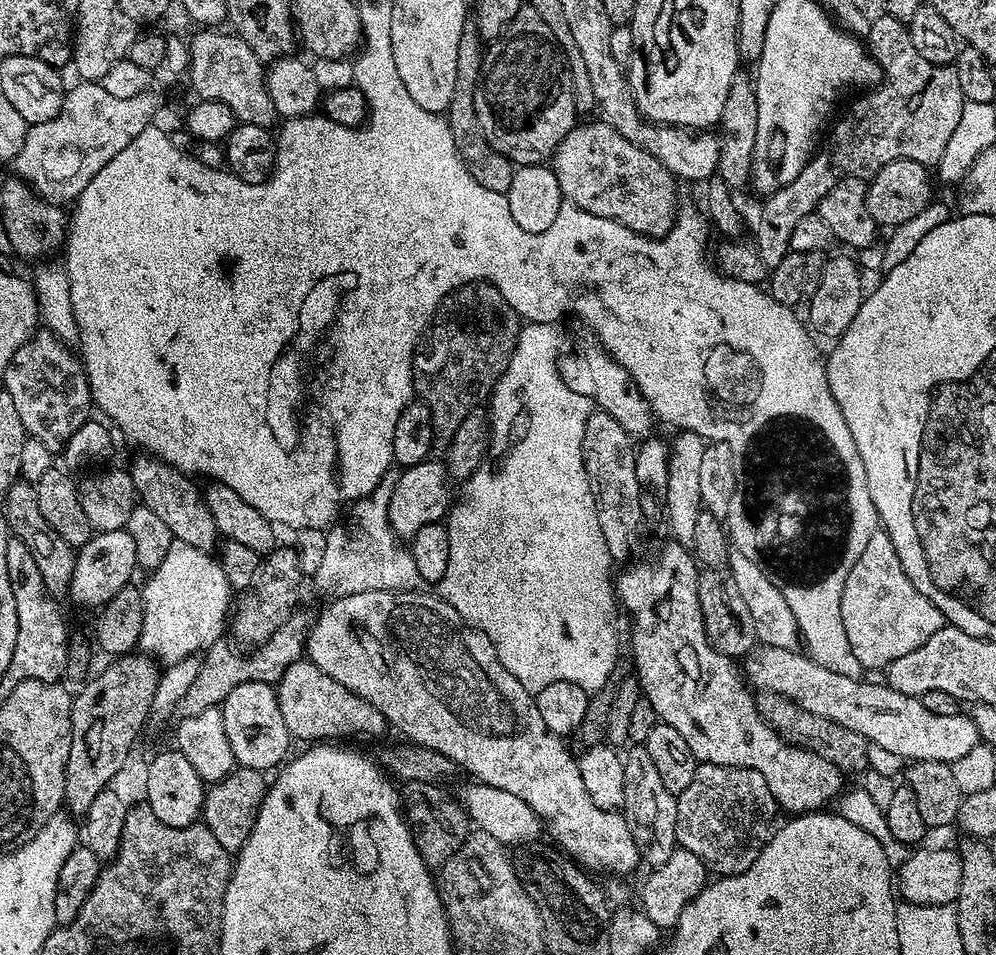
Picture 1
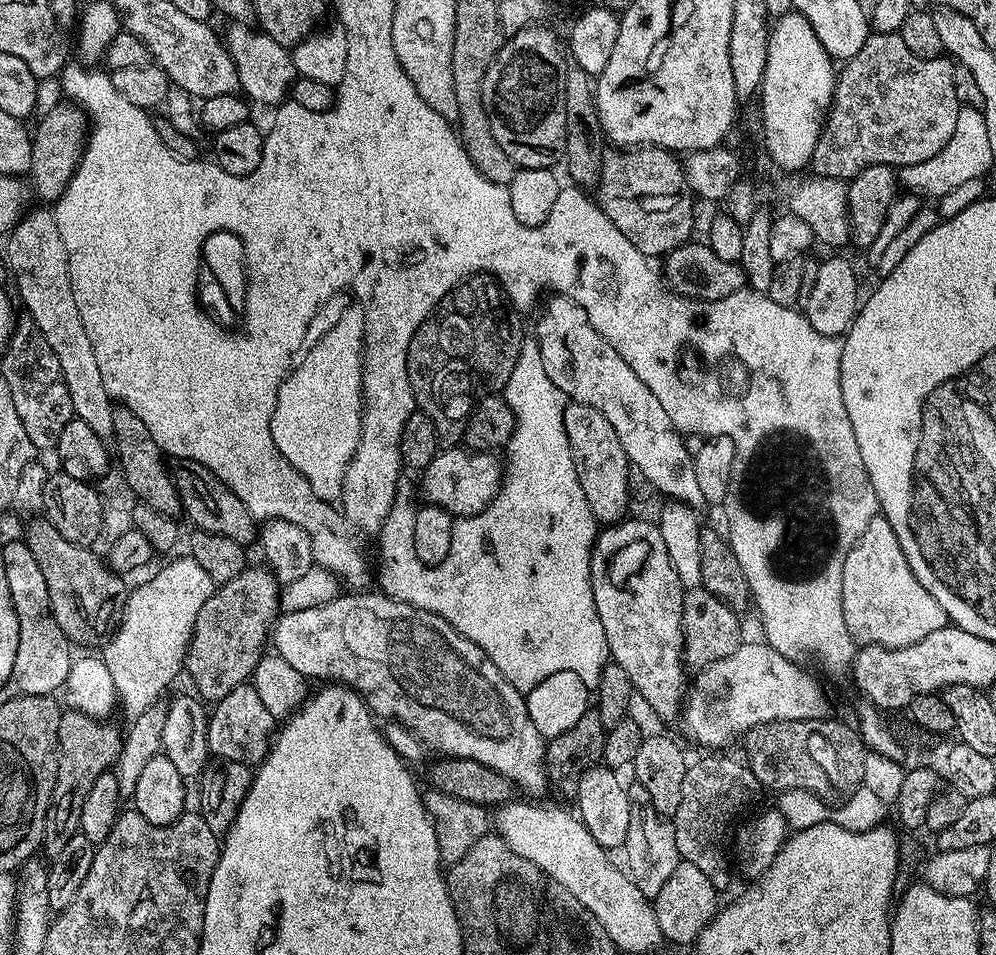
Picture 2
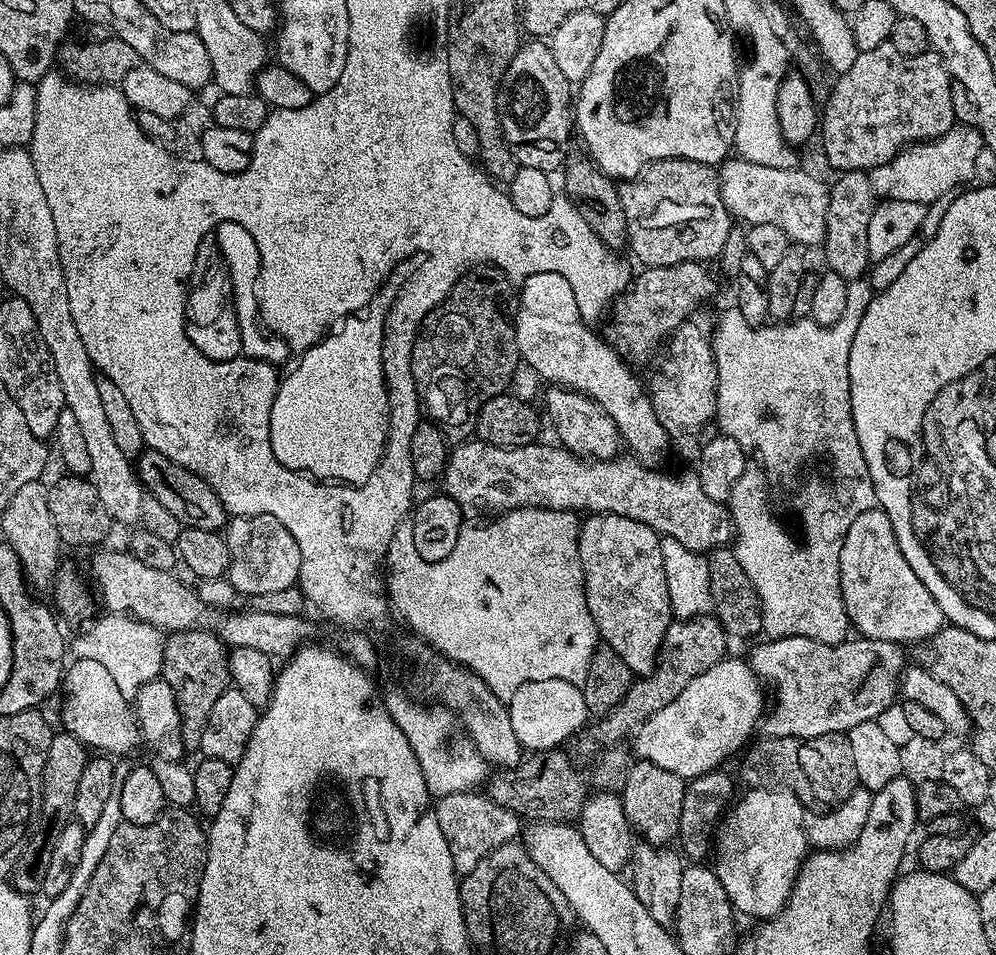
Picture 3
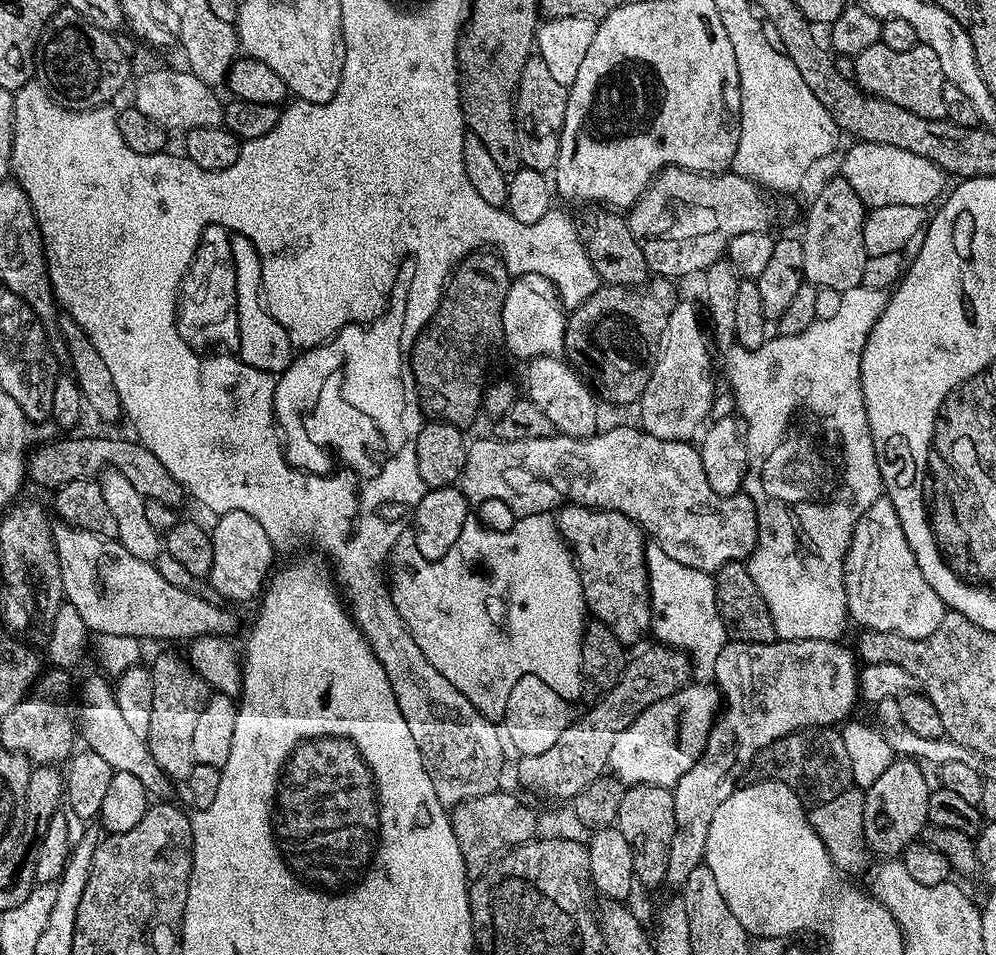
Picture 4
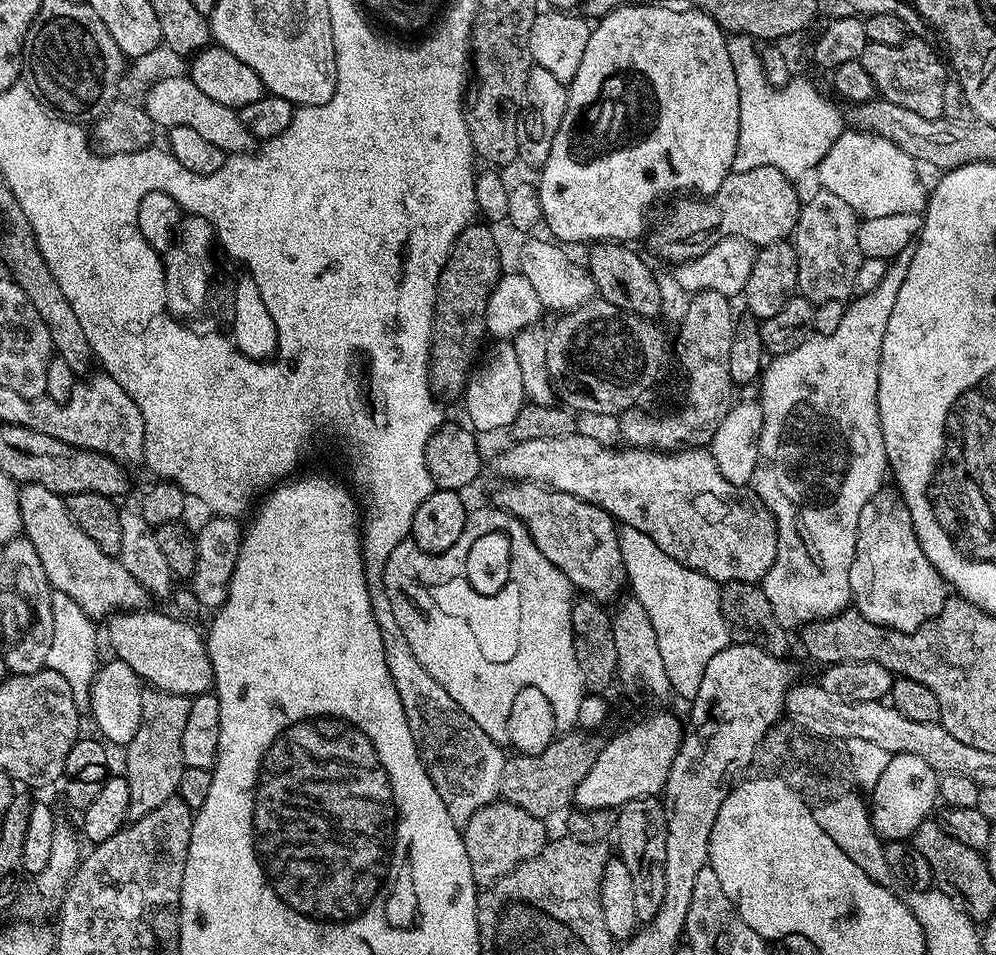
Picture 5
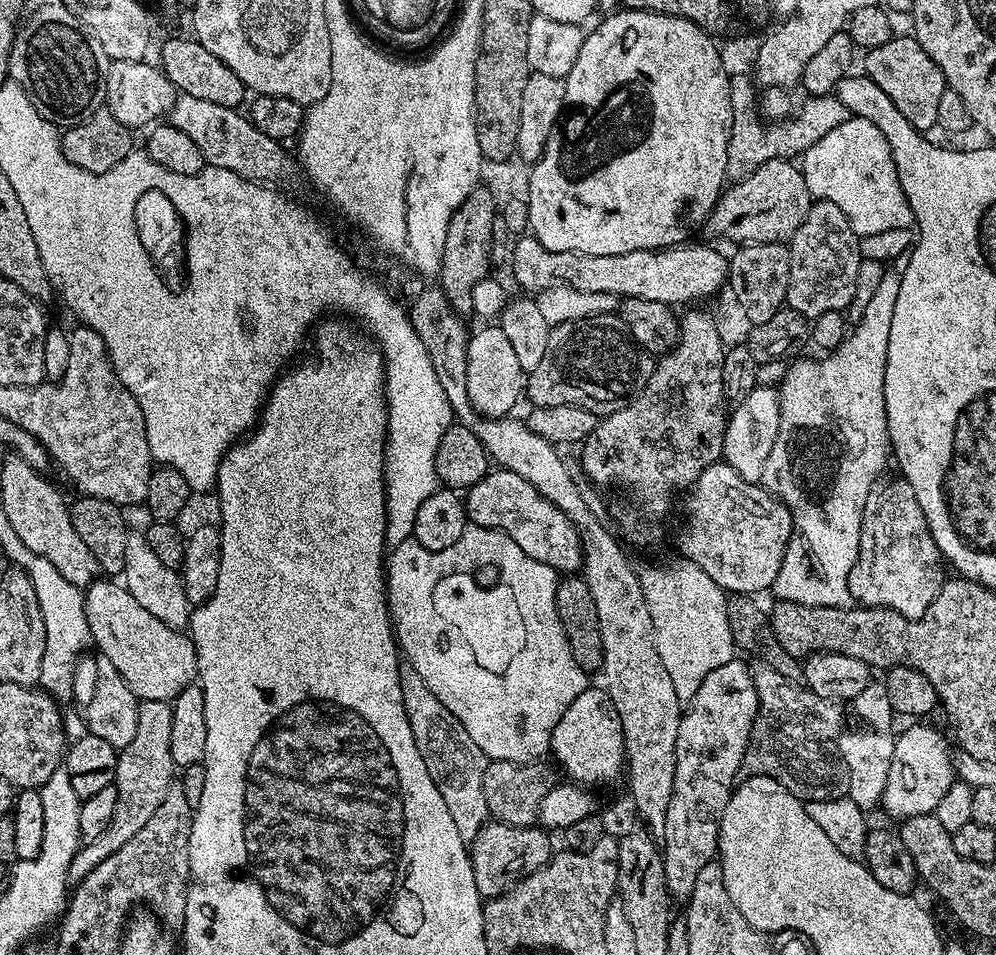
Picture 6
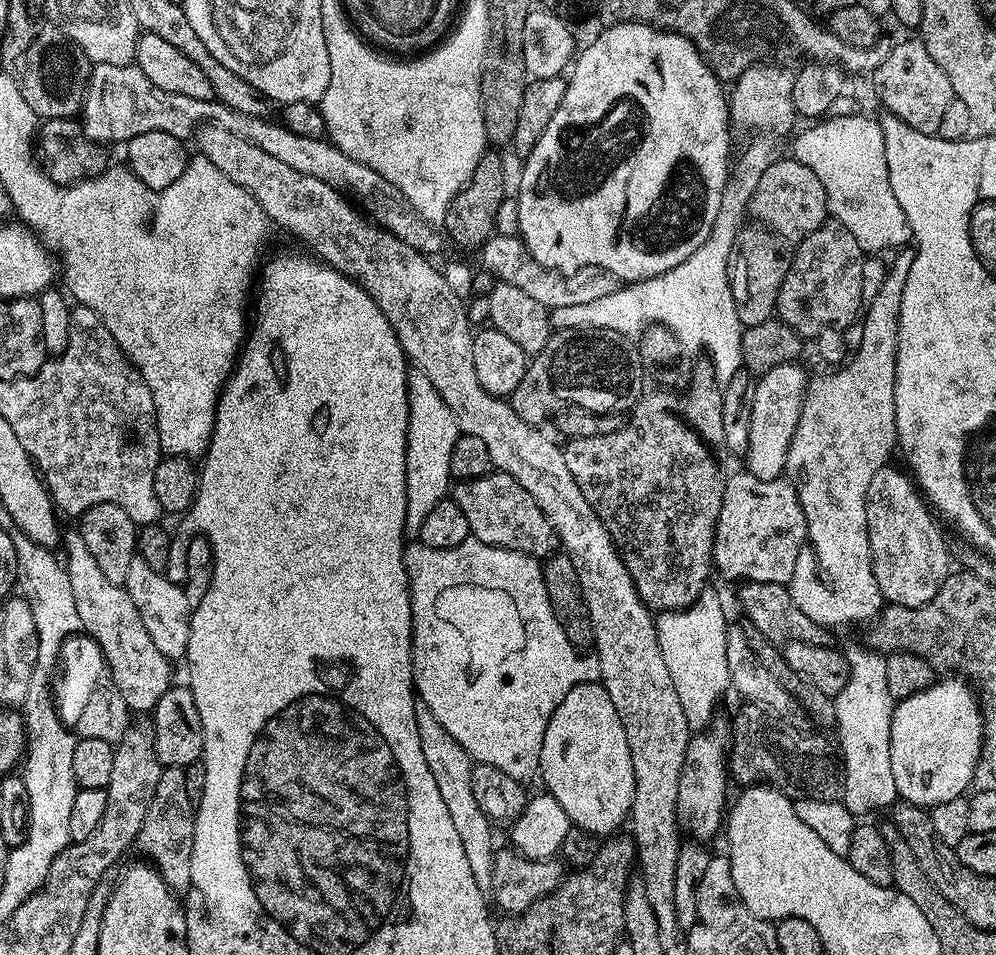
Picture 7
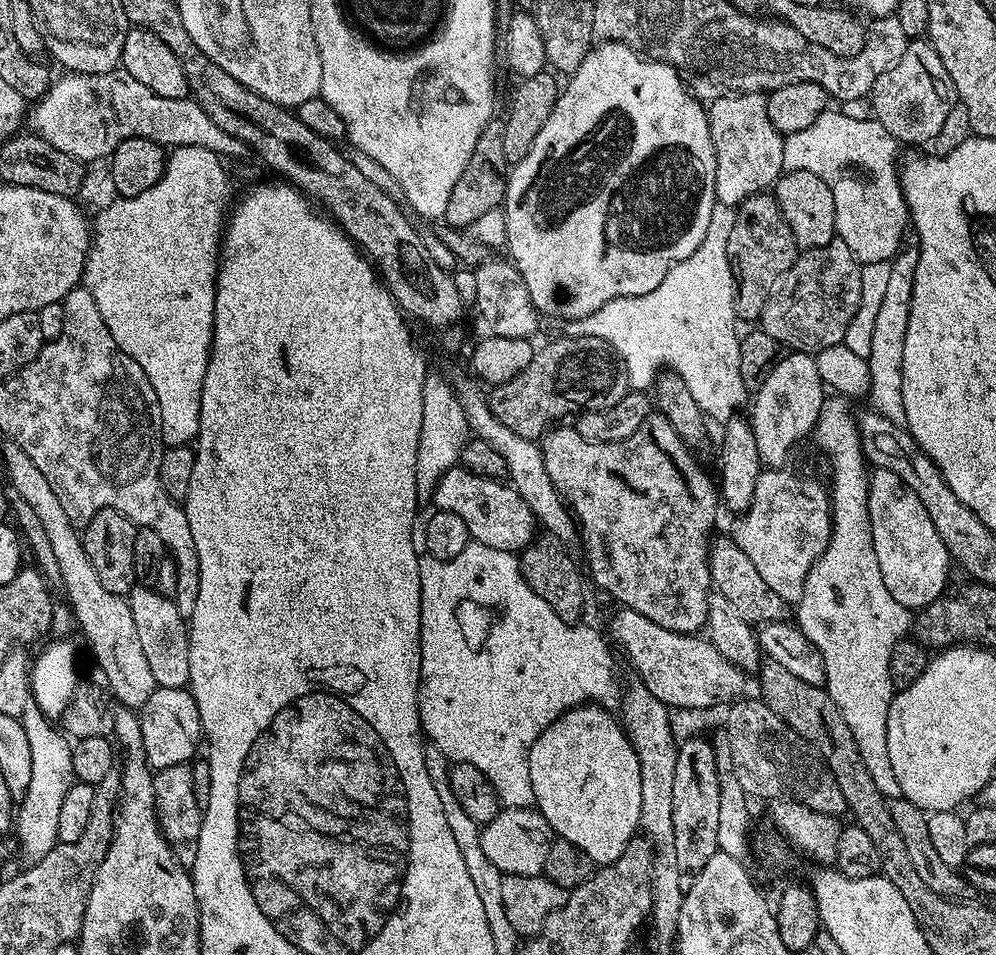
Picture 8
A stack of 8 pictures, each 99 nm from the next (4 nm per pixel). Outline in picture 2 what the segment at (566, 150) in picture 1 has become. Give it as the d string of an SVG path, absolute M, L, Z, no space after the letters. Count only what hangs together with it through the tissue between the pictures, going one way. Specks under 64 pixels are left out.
M641 146L605 155L596 187L597 204L642 254L663 258L693 239L692 200L684 165L667 148Z

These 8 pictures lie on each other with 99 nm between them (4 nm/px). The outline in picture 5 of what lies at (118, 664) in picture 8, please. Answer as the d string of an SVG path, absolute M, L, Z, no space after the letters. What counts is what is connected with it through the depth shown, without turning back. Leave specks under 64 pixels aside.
M141 610L139 612L121 612L109 619L108 640L112 643L115 659L126 662L136 675L140 676L145 685L151 686L157 692L169 692L175 696L195 698L213 687L212 658L208 653L205 637L195 627L195 623L181 619L176 614L167 616L164 612Z

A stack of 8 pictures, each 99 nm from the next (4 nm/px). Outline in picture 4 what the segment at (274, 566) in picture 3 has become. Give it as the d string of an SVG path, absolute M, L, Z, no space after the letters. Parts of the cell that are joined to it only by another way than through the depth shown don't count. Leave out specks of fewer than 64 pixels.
M242 510L223 513L218 526L210 533L214 546L214 566L210 566L207 579L220 596L228 600L252 600L263 593L273 571L277 545L273 544L270 534L250 514Z

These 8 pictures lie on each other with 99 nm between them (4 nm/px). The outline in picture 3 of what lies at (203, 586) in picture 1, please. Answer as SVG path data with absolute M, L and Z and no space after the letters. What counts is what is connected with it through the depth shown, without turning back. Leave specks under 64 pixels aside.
M104 614L97 624L89 623L81 636L71 637L70 652L75 659L97 661L111 673L129 702L135 701L142 686L161 675L164 667L165 633L155 624L138 622L132 616Z

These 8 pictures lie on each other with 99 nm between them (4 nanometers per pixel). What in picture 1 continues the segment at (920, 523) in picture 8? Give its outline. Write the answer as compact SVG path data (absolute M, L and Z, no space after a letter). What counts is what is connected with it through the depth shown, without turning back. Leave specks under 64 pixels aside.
M878 530L866 542L866 550L854 562L850 574L846 574L846 586L842 590L842 626L846 626L846 638L850 641L850 650L858 658L861 669L887 669L902 654L918 650L930 634L945 627L944 615L933 606L910 582L902 562L890 542L887 532Z

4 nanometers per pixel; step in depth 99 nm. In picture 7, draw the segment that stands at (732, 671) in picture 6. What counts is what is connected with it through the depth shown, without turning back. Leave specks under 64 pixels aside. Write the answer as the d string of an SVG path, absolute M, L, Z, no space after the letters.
M713 719L704 731L695 733L689 739L682 774L678 778L676 819L681 829L692 835L689 837L700 842L708 842L719 828L721 831L726 820L726 805L730 800L730 724L727 719L720 719Z

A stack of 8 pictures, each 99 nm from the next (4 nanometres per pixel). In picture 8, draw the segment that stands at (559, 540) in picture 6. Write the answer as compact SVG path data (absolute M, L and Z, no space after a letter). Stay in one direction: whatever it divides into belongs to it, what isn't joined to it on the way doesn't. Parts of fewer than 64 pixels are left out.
M462 466L451 468L432 491L431 503L437 509L458 514L466 522L469 537L482 546L494 546L494 550L506 550L517 554L523 552L538 532L536 515L526 506L526 498L518 494L511 483L497 478L491 480L474 474Z

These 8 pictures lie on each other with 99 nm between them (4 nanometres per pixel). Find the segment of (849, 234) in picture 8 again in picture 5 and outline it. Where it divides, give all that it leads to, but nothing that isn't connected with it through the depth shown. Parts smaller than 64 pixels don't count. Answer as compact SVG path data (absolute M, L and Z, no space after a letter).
M845 130L838 142L830 146L826 158L822 158L818 169L819 187L842 198L842 202L863 219L923 213L929 193L926 188L924 192L919 170L917 161L912 160L906 150L898 150L894 142L886 142L886 138L875 136L873 132Z

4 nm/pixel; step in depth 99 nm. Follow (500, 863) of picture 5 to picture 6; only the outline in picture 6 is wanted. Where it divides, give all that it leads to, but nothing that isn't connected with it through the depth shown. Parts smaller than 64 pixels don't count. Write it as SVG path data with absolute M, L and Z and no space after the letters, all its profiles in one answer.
M489 822L470 842L470 855L474 882L481 897L501 896L530 874L534 874L542 865L552 859L554 853L550 846L548 832L543 827L519 828L499 822Z

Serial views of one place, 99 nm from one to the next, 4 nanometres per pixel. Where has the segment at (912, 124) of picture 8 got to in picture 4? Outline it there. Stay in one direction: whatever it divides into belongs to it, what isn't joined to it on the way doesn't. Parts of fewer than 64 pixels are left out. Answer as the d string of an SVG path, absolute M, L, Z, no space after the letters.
M882 43L862 50L854 57L855 83L871 96L894 102L922 118L943 120L946 117L946 102L942 99L945 78L942 65L938 63L938 54L925 44L916 43L912 49L898 53Z

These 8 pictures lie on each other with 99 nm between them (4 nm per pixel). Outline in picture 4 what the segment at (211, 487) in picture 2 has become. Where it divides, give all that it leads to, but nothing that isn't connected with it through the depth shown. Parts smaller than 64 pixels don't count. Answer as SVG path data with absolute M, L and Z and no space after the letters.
M56 438L37 445L27 457L26 474L40 486L46 486L49 490L55 490L66 482L93 479L101 474L104 469L111 467L118 469L131 482L134 490L142 494L145 499L160 501L172 507L181 507L182 500L186 498L184 488L170 477L162 462L150 453L150 450L140 441L129 438Z

